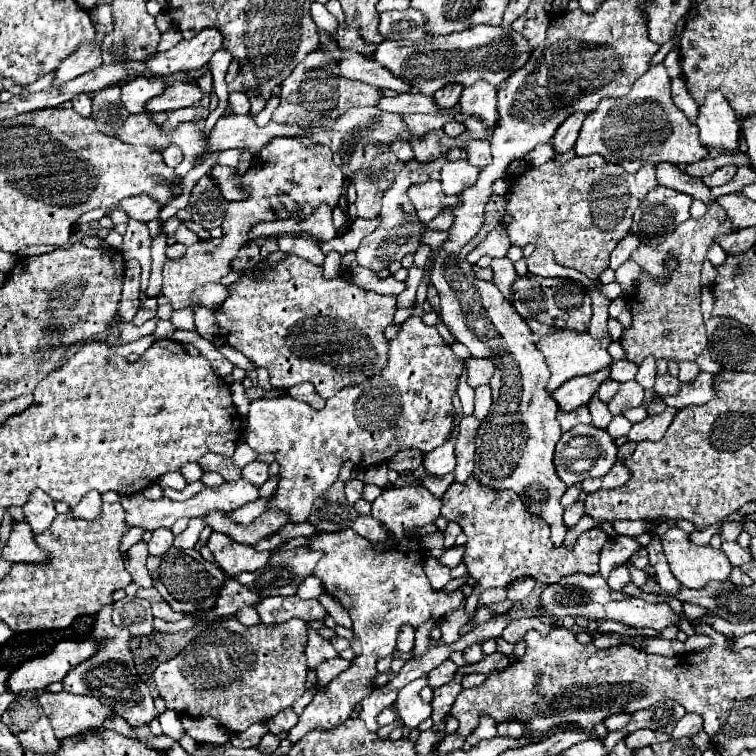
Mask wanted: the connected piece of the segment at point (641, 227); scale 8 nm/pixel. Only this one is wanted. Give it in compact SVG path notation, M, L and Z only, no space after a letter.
M657 187L649 191L645 201L637 207L633 215L631 233L635 233L641 243L649 247L659 247L675 231L677 225L691 217L691 201L693 197L667 187Z

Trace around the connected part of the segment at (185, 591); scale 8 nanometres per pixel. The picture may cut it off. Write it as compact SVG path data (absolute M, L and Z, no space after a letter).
M173 547L169 549L169 553L165 553L165 557L149 557L147 569L153 577L153 587L161 593L163 601L167 601L173 611L181 611L191 617L201 617L209 613L215 607L221 587L227 581L227 575L215 563L205 561L197 549Z

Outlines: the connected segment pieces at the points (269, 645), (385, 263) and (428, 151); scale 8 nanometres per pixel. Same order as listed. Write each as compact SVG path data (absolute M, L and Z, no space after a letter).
M225 619L209 623L177 657L161 663L153 681L167 703L167 709L173 709L187 717L213 717L229 733L241 733L255 723L265 723L275 717L281 709L291 707L305 691L305 645L307 645L307 623L301 619L289 619L277 625L253 625L245 627L237 619Z
M403 169L389 191L385 191L383 195L383 207L379 213L379 227L369 233L367 237L363 237L359 249L357 249L357 263L361 267L367 267L371 271L381 271L385 267L389 267L393 261L401 261L407 253L417 253L417 249L421 247L421 235L425 225L421 221L417 221L417 213L413 209L413 203L407 197L407 187L411 185L409 181L409 171Z
M427 133L423 137L425 141L411 141L411 147L415 151L415 159L419 163L431 163L437 157L441 157L441 149L439 149L439 139L435 133Z

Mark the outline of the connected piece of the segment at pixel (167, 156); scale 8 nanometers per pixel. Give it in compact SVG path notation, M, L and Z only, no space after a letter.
M175 145L167 147L167 149L163 151L163 159L167 161L167 165L169 165L169 167L177 167L177 165L181 163L181 159L183 159L183 155L181 155L181 149L177 149Z

